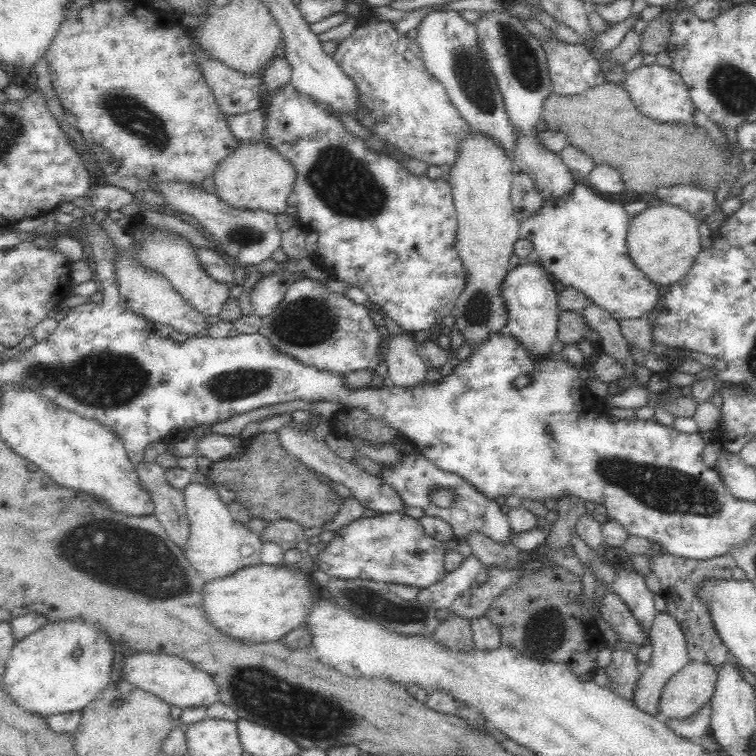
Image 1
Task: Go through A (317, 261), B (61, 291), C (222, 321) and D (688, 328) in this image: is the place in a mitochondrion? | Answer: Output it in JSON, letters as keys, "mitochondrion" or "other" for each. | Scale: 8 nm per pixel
{"A":"other","B":"other","C":"other","D":"other"}

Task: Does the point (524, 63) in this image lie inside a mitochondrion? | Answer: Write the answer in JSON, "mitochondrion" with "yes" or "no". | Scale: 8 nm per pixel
{"mitochondrion":"yes"}

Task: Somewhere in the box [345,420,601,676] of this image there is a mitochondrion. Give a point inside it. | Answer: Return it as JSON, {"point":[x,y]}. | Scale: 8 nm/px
{"point":[544,634]}

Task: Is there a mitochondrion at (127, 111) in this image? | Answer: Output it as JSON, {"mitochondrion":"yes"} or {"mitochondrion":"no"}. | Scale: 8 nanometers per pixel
{"mitochondrion":"yes"}

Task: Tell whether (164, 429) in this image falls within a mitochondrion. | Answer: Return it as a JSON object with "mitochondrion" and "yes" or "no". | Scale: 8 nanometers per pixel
{"mitochondrion":"no"}

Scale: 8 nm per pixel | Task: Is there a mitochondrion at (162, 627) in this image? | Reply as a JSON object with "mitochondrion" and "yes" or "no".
{"mitochondrion":"no"}

